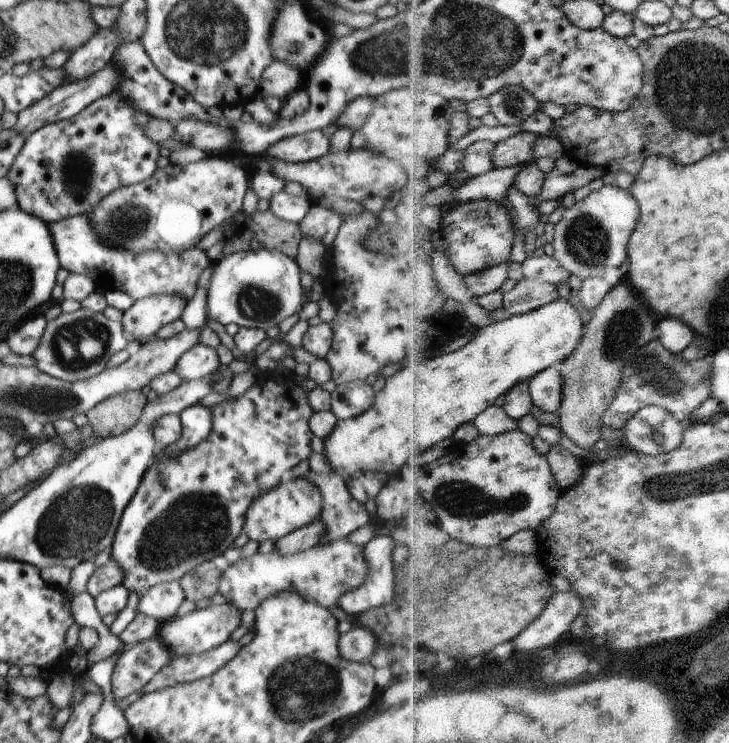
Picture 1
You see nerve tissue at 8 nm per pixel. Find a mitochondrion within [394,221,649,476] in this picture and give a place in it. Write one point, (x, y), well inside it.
(615, 342)

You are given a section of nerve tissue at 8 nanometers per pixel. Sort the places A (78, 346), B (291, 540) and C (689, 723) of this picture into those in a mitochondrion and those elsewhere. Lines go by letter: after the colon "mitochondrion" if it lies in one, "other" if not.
A: mitochondrion
B: other
C: other

